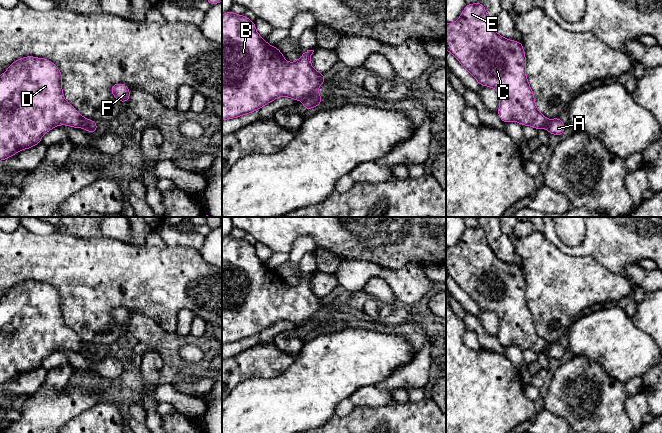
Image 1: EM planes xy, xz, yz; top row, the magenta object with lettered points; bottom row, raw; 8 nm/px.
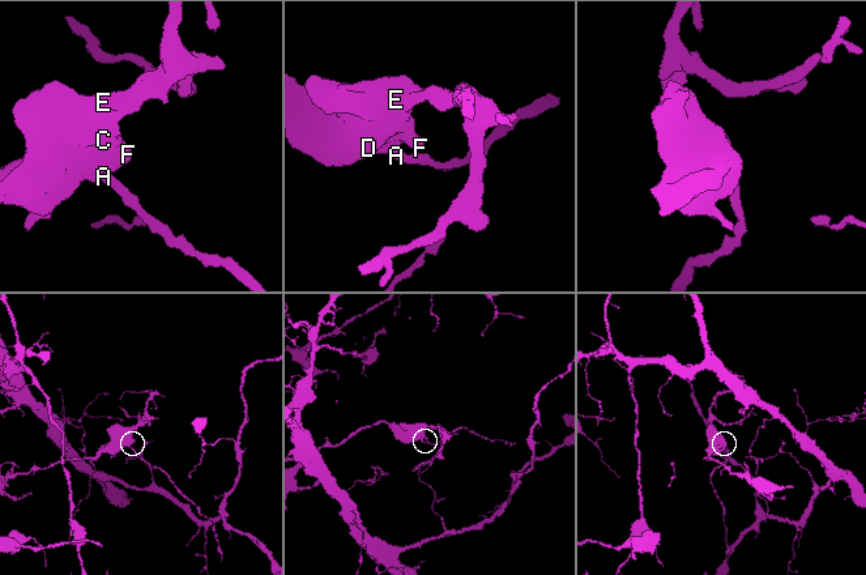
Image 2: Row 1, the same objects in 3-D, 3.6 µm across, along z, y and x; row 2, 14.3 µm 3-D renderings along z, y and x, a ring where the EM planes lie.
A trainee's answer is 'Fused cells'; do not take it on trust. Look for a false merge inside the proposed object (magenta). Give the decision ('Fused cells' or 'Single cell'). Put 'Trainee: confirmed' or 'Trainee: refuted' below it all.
Fused cells
Trainee: confirmed

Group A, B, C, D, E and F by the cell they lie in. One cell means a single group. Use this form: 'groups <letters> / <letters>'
groups A / B C D E F

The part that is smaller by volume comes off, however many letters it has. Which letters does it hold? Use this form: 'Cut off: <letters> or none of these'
Cut off: A

